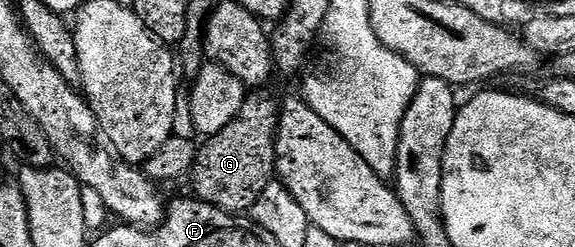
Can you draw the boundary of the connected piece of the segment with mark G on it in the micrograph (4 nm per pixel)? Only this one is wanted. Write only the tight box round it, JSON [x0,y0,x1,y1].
[191,91,279,214]

